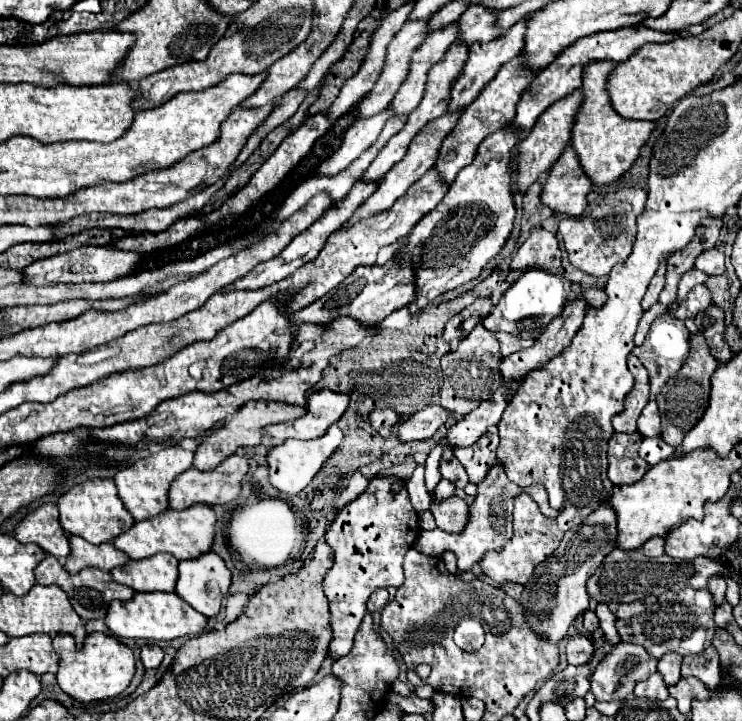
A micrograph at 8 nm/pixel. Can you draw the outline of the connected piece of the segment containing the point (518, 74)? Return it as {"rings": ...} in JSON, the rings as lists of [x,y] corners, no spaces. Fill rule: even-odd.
{"rings":[[[513,58],[513,60],[509,60],[509,62],[497,72],[497,76],[481,90],[481,94],[477,96],[477,100],[463,110],[457,126],[453,128],[453,132],[449,134],[449,138],[443,140],[441,150],[439,150],[439,154],[437,154],[437,160],[435,160],[435,166],[433,166],[433,168],[437,168],[437,172],[441,172],[441,178],[443,178],[445,182],[451,184],[451,182],[455,180],[457,172],[459,172],[461,168],[465,168],[467,164],[471,164],[471,160],[473,160],[473,156],[475,156],[475,152],[477,152],[477,146],[481,144],[481,140],[483,140],[485,136],[501,130],[505,124],[509,124],[509,122],[513,120],[513,116],[515,116],[515,106],[517,106],[523,90],[531,84],[533,76],[535,76],[535,74],[529,72],[519,58]]]}

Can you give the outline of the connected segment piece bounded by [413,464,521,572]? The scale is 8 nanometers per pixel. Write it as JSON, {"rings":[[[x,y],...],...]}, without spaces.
{"rings":[[[497,464],[489,470],[489,474],[485,476],[483,482],[479,482],[479,490],[475,496],[475,502],[469,506],[469,522],[465,526],[463,532],[459,534],[447,534],[441,532],[439,528],[431,530],[431,532],[421,532],[419,538],[415,540],[413,548],[417,548],[419,552],[427,554],[427,556],[441,556],[445,550],[455,552],[457,556],[457,570],[459,572],[469,572],[473,568],[473,564],[481,562],[485,552],[491,550],[501,550],[511,538],[513,538],[513,526],[511,526],[511,512],[513,512],[513,500],[515,496],[521,492],[521,488],[517,488],[503,472],[503,466]]]}

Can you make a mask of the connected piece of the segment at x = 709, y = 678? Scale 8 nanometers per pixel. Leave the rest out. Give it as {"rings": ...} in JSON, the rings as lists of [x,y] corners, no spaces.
{"rings":[[[709,646],[699,656],[685,656],[681,666],[683,678],[699,678],[711,692],[719,686],[721,674],[719,674],[719,654],[713,646]]]}

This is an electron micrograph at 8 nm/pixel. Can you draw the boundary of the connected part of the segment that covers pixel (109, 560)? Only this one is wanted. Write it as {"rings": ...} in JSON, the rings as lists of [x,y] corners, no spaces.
{"rings":[[[69,536],[69,544],[71,544],[71,554],[65,560],[65,570],[69,574],[77,574],[87,566],[95,566],[99,570],[109,572],[117,566],[123,566],[129,560],[129,556],[117,550],[111,542],[89,544],[81,536]]]}

